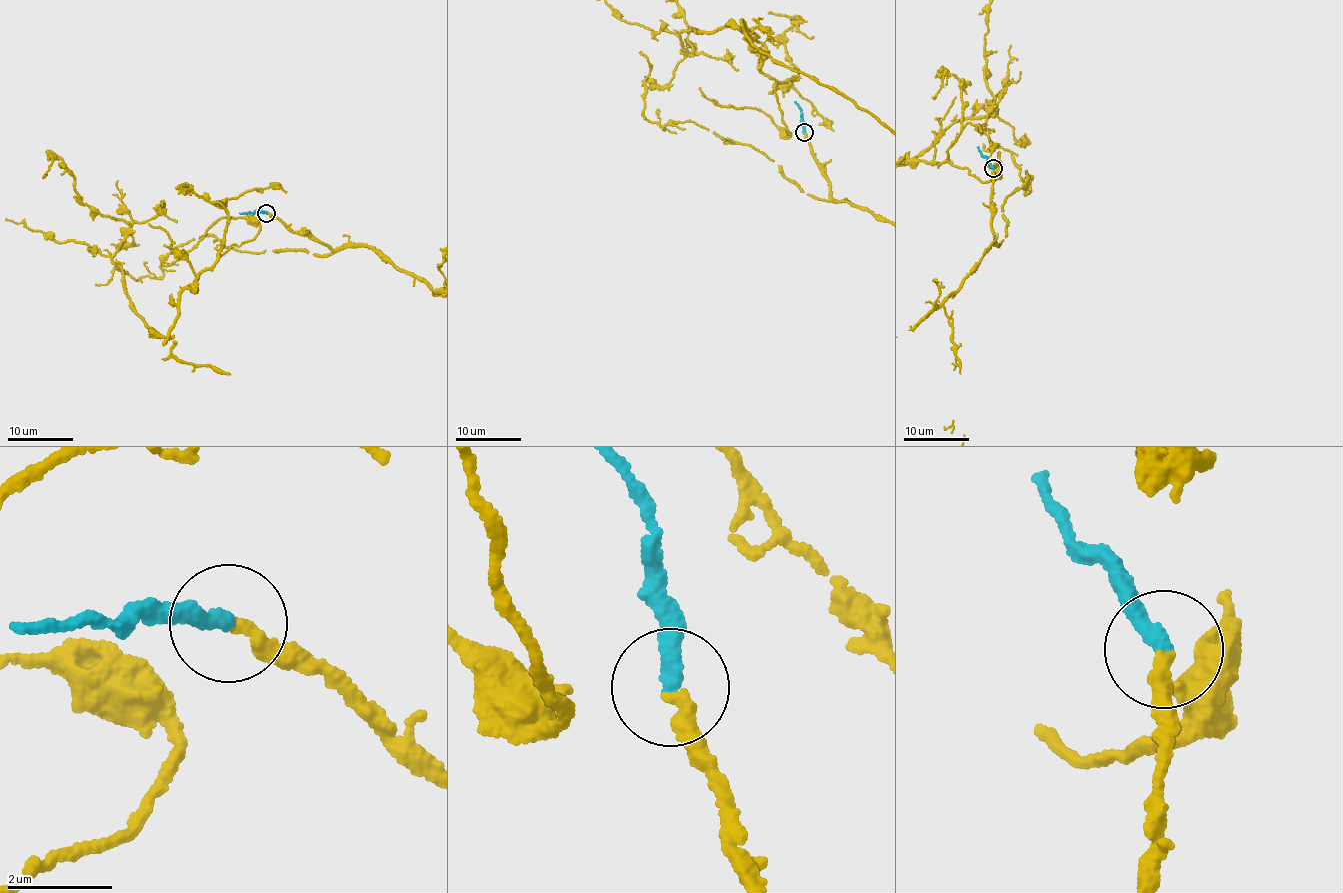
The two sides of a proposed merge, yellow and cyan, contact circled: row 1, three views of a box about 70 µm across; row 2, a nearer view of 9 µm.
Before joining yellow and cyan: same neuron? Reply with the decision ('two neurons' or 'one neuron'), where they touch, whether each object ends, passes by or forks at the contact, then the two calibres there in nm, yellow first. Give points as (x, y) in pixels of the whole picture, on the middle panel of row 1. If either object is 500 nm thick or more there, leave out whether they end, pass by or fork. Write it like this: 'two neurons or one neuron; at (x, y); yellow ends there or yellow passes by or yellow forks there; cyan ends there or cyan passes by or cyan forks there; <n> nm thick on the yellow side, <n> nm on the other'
one neuron; at (804, 132); yellow ends there; cyan ends there; 280 nm thick on the yellow side, 320 nm on the other

